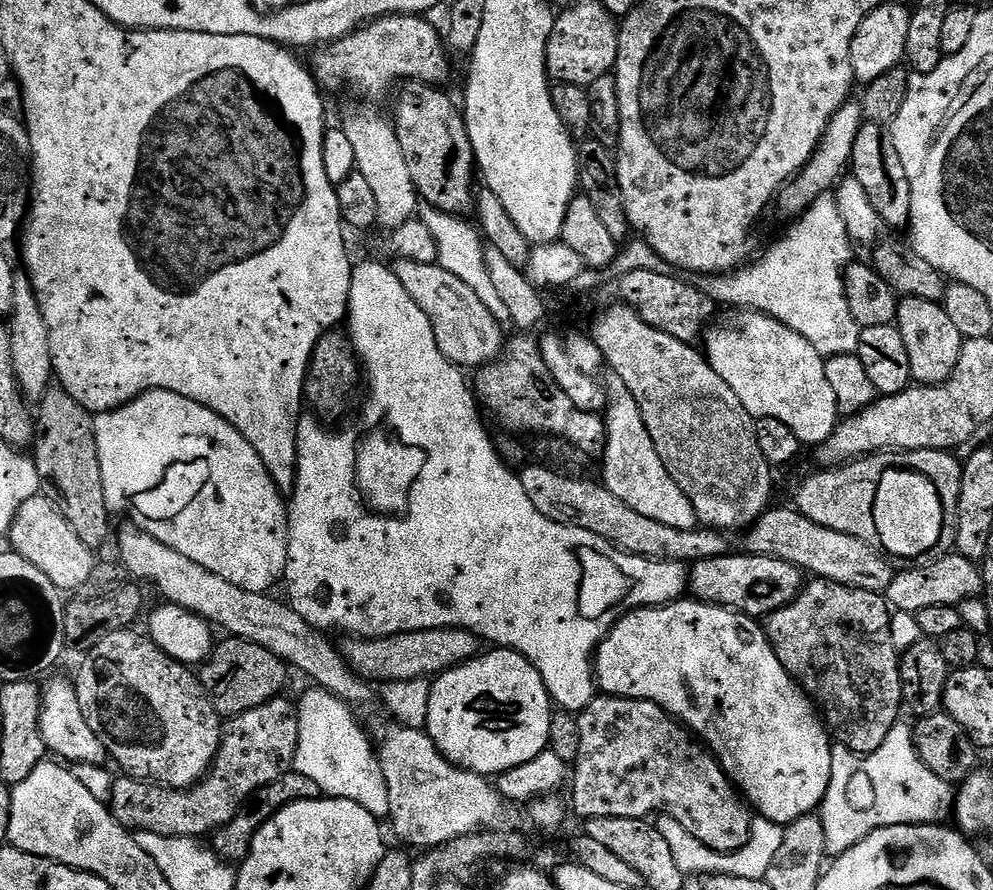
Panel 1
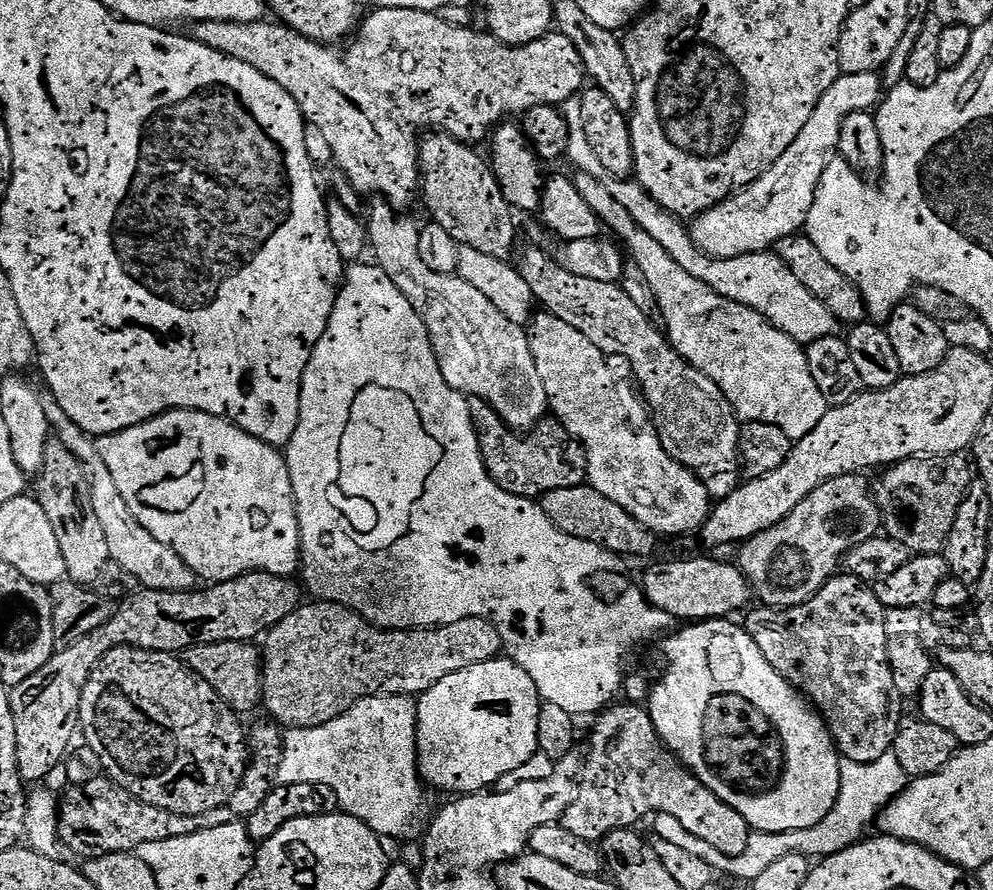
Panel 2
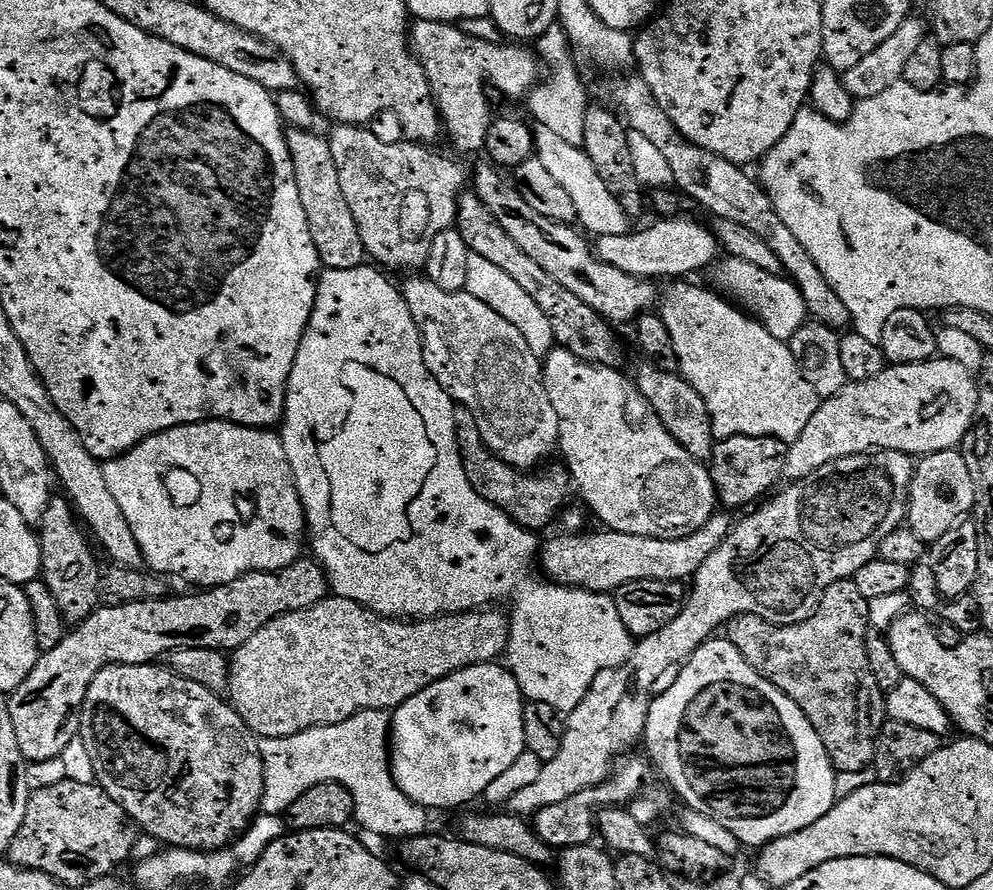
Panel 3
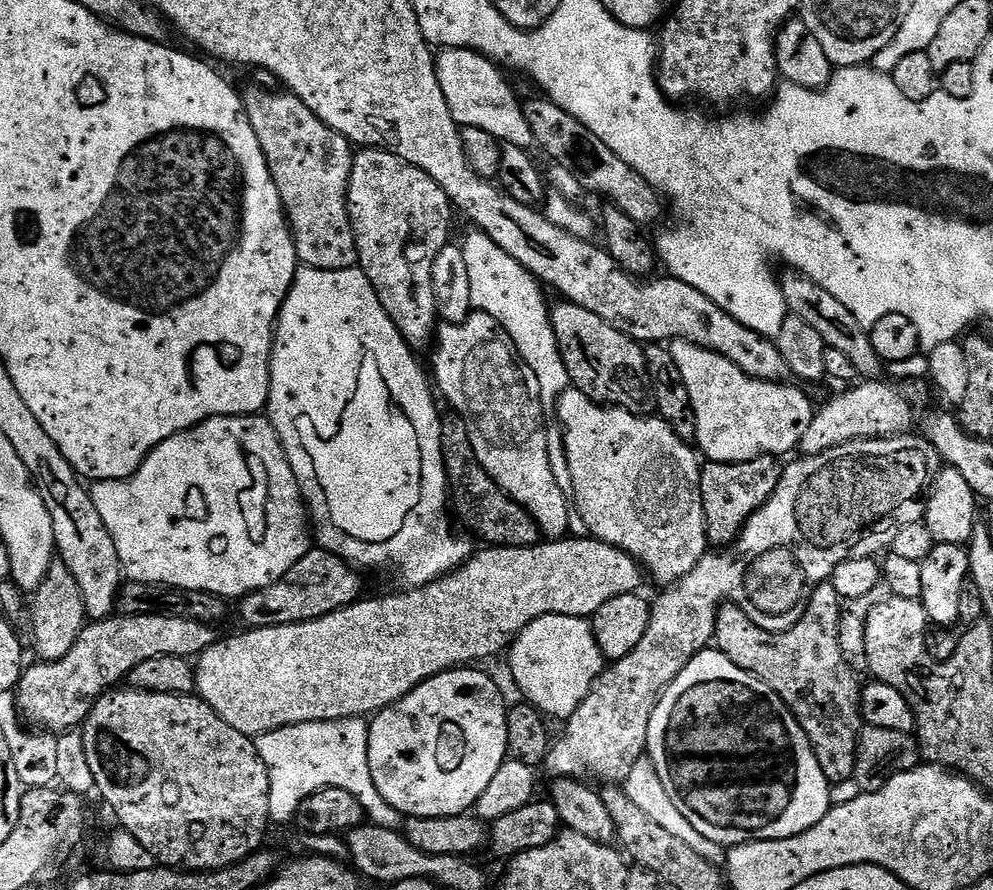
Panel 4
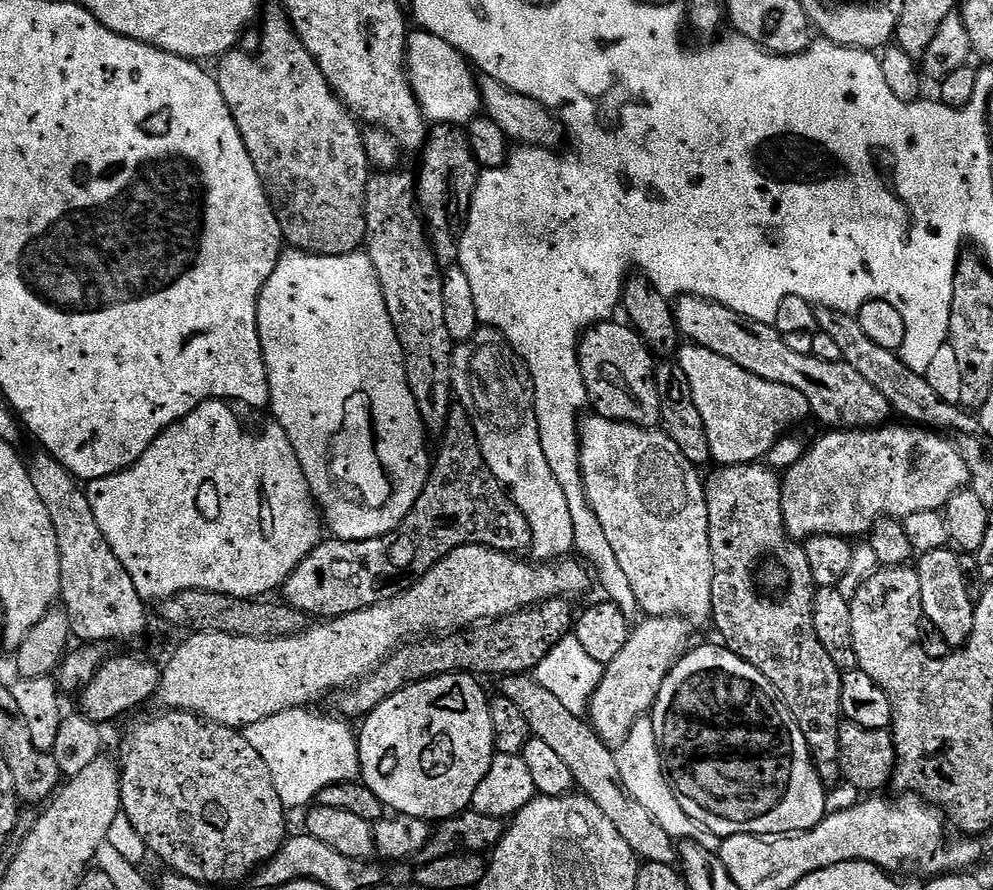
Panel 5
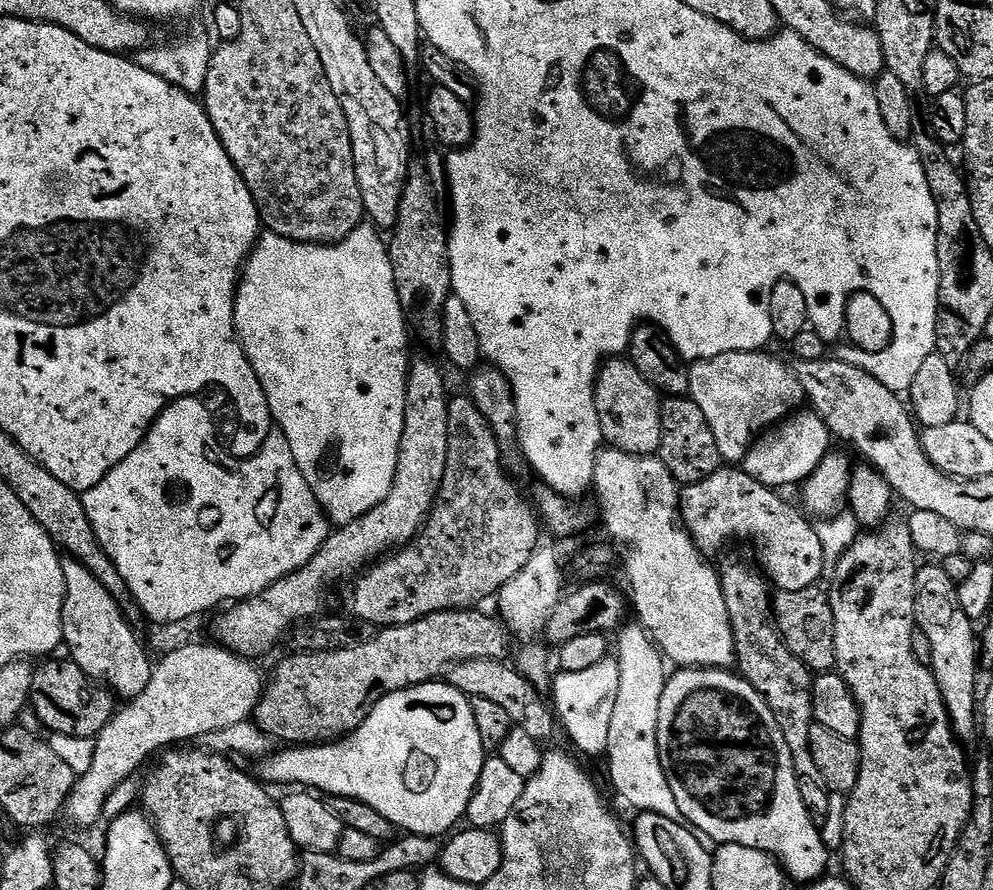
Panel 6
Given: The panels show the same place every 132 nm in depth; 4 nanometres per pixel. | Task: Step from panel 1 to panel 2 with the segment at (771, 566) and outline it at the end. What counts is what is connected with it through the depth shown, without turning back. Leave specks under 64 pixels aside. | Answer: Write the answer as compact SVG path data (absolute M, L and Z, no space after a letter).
M704 556L697 560L668 560L665 564L656 564L645 570L644 577L638 580L638 587L652 607L662 610L676 622L723 620L739 608L747 609L750 601L748 580L735 563L723 564Z

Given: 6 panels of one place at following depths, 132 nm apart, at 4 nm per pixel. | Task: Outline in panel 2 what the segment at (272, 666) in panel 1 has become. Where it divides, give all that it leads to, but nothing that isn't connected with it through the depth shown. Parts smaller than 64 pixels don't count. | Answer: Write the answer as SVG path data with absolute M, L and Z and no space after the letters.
M218 642L217 644L196 643L193 648L185 648L182 659L192 671L197 672L212 689L226 702L232 711L245 714L251 708L259 709L264 694L264 674L262 656L257 645L252 642Z

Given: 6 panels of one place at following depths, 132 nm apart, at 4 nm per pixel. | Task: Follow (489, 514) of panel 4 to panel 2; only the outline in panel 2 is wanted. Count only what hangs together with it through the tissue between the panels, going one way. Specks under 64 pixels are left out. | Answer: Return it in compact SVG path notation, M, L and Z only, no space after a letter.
M480 398L468 401L472 425L480 440L480 457L492 480L502 490L515 496L540 498L548 491L583 485L588 478L584 448L561 428L555 419L545 418L527 434L517 434L504 425L498 414Z

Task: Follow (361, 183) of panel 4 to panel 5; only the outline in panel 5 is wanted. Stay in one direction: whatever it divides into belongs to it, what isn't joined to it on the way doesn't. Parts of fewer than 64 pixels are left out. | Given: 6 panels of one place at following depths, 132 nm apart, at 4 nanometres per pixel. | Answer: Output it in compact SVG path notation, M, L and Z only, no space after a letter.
M400 171L380 172L369 179L364 199L363 247L376 271L396 340L404 351L406 378L420 411L420 421L429 433L440 434L448 427L448 411L454 406L454 341L450 338L450 330L446 330L446 316L442 310L444 281L418 211L416 182L411 175Z

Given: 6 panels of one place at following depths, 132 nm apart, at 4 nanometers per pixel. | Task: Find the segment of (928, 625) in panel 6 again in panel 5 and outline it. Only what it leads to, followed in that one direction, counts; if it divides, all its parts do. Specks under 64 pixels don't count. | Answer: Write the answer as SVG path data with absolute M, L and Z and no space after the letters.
M950 548L942 551L931 551L930 554L919 557L916 569L916 588L918 591L918 606L923 619L932 624L938 632L939 639L947 647L958 650L968 641L973 632L974 610L970 606L970 596L960 564L961 557Z

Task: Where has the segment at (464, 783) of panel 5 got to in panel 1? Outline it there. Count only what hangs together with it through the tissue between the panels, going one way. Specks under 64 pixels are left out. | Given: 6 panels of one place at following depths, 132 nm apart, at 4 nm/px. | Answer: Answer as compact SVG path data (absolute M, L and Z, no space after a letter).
M488 651L492 652L486 653L485 656L477 655L435 677L430 694L426 731L448 763L455 764L465 772L496 778L501 772L510 772L546 751L551 734L554 701L548 695L538 670L521 652Z

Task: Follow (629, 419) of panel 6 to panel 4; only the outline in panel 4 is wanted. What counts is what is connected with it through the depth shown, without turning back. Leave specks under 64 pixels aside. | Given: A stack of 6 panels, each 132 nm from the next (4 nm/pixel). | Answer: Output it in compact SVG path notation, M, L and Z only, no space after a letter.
M553 303L551 305L550 315L552 329L556 334L556 343L560 345L564 353L564 365L568 371L569 381L597 402L629 410L651 409L656 403L656 393L641 341L635 340L628 333L623 332L621 328L616 328L608 320L604 320L598 314L586 310L580 304L560 303L564 304Z

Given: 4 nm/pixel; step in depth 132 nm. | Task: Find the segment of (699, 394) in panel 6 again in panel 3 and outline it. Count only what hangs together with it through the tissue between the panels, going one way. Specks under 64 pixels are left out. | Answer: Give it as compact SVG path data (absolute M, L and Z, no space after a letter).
M672 282L665 292L663 289L658 314L662 322L666 322L666 330L670 330L670 339L674 341L674 354L678 354L680 363L679 375L706 402L712 419L713 437L725 440L735 436L769 436L785 442L797 440L802 430L806 430L810 418L814 418L822 400L816 395L814 386L806 382L798 362L794 362L791 347L774 338L763 324L735 303L727 304L722 297L688 283L692 282Z

